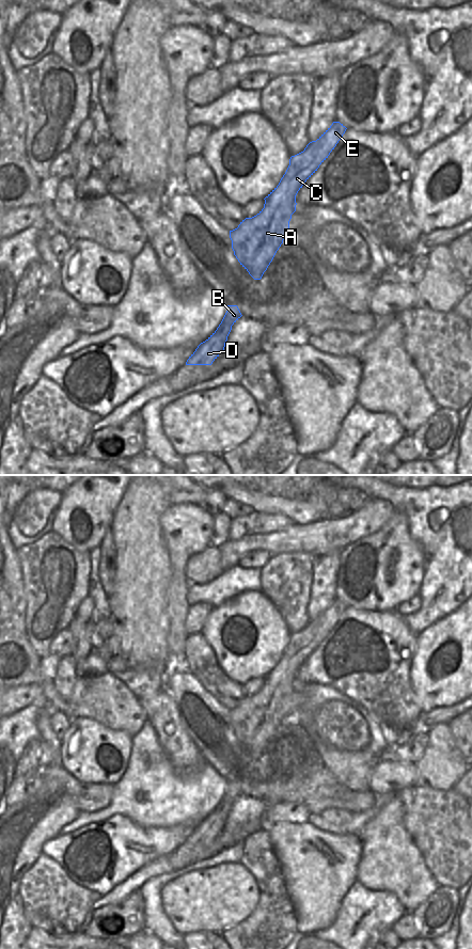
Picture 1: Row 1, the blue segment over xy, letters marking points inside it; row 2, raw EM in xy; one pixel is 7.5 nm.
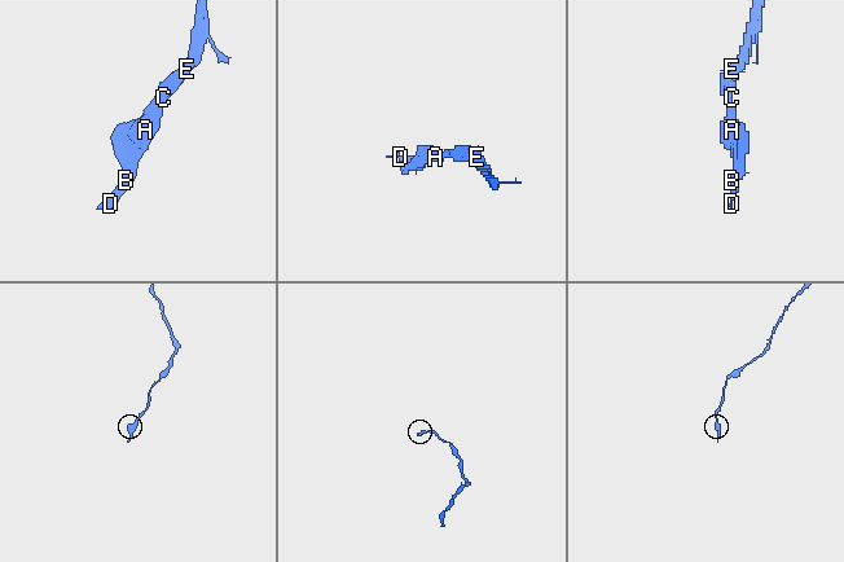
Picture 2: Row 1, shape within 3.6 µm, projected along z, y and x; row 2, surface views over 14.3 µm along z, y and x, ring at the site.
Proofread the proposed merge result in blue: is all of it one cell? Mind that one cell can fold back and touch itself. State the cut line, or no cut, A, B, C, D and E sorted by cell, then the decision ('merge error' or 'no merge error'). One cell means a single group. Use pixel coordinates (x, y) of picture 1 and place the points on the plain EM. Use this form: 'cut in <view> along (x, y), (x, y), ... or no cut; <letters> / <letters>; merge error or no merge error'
no cut; A B C D E; no merge error

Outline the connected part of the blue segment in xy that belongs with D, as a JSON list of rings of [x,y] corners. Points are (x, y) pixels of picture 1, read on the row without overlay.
[[[227,784],[227,789],[217,808],[189,835],[186,843],[211,843],[224,828],[232,804],[241,795],[237,784]]]

